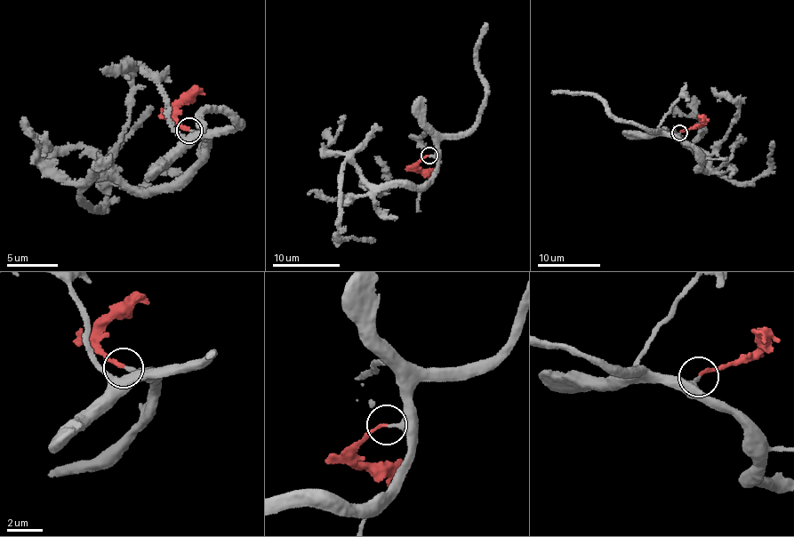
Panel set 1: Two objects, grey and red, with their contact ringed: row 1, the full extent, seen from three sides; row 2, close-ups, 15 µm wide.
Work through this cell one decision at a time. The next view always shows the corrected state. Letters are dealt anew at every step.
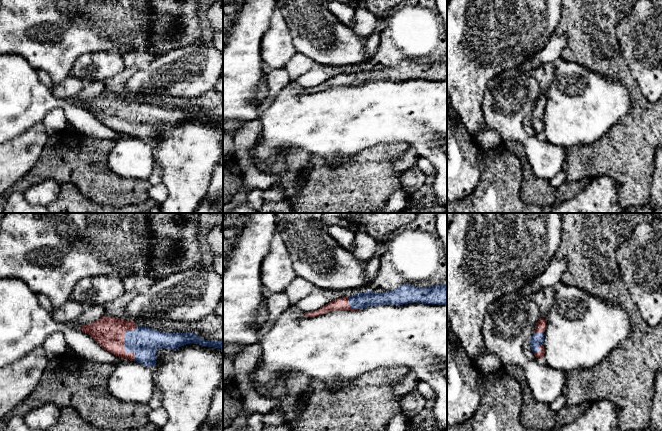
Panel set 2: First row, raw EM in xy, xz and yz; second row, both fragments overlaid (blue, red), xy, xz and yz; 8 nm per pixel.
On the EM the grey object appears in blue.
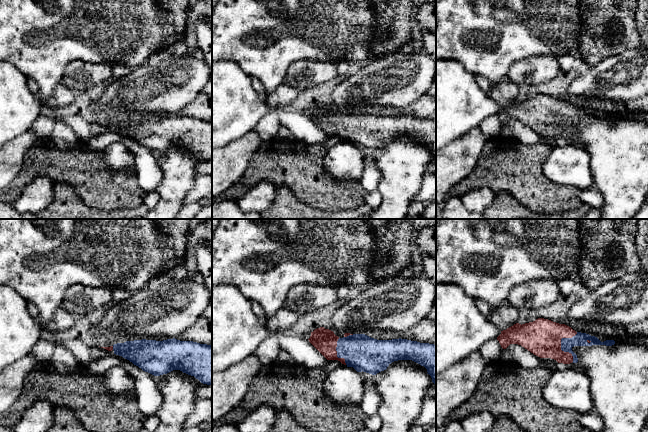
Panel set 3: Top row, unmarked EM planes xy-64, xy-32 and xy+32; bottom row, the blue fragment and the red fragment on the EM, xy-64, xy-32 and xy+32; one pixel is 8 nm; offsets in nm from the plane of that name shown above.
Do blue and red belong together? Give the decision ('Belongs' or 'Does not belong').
Belongs

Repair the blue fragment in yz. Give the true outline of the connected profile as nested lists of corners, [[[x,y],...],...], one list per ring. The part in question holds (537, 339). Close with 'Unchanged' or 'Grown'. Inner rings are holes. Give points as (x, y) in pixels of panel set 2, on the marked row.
[[[540,318],[536,323],[536,328],[533,336],[530,338],[530,348],[534,352],[536,358],[542,358],[544,356],[544,332],[546,329],[547,319]]]. Grown

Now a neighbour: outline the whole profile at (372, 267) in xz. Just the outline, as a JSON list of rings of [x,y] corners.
[[[374,256],[365,267],[365,284],[361,289],[350,291],[349,296],[355,295],[357,293],[364,293],[370,291],[370,286],[375,280],[375,276],[380,268],[380,257]]]

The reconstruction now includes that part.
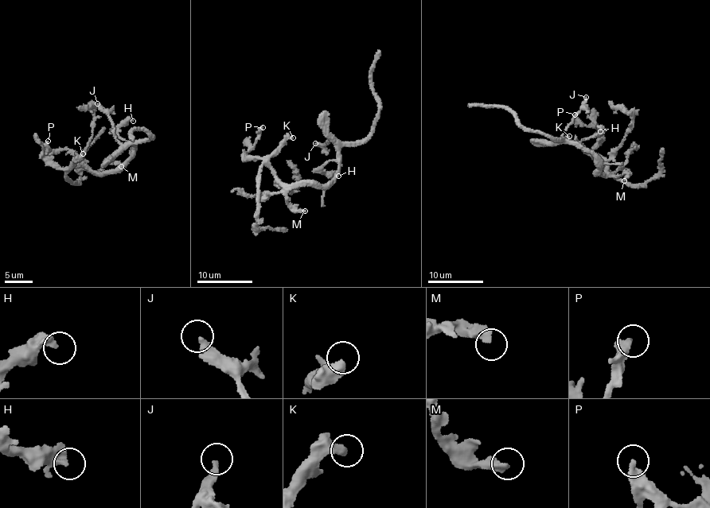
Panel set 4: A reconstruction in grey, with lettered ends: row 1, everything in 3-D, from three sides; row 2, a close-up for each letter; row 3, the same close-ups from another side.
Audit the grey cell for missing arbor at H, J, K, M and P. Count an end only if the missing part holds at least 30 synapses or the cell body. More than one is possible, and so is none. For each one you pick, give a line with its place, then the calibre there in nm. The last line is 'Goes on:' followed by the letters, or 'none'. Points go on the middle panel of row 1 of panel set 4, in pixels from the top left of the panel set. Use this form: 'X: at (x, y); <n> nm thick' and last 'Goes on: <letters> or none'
J: at (315, 143); 300 nm thick
Goes on: J

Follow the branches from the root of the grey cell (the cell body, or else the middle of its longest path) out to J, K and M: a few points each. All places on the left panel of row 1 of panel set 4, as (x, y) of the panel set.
J: (119, 165), (130, 158), (134, 145), (130, 143), (126, 147), (118, 141), (107, 115), (97, 103)
K: (119, 165), (115, 169), (99, 173), (80, 165), (70, 168), (70, 164), (83, 153)
M: (119, 165), (115, 169), (99, 173), (106, 164), (121, 166)

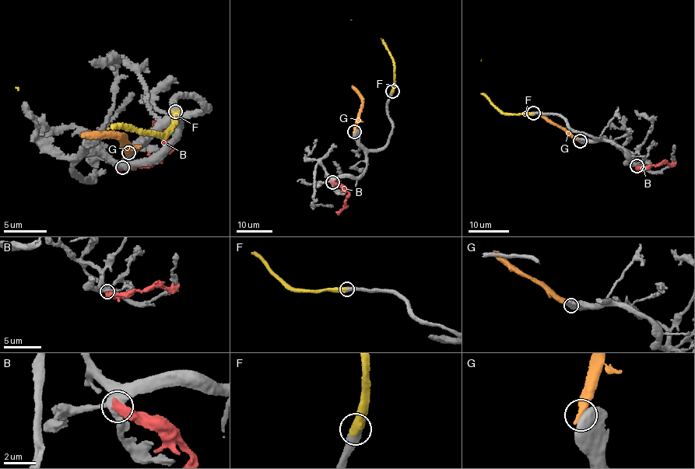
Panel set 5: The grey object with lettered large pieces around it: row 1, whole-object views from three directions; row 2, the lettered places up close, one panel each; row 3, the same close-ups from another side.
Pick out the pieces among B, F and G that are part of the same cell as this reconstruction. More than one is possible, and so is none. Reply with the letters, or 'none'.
F

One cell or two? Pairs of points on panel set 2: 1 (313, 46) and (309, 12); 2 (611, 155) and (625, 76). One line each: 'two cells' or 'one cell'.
1: one cell
2: one cell

